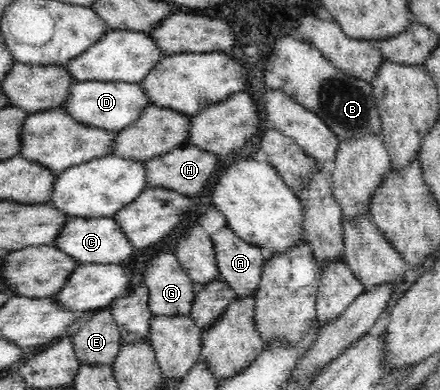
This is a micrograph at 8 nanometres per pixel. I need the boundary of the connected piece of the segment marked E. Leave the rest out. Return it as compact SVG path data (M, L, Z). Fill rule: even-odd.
M105 307L85 313L79 316L79 321L71 337L80 362L112 368L124 341L110 309Z

